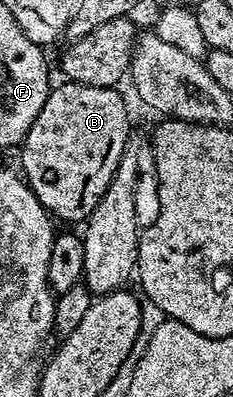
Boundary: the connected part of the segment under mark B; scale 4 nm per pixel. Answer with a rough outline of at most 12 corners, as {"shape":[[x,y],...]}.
{"shape":[[60,81],[21,144],[48,214],[86,223],[131,118],[118,89]]}

